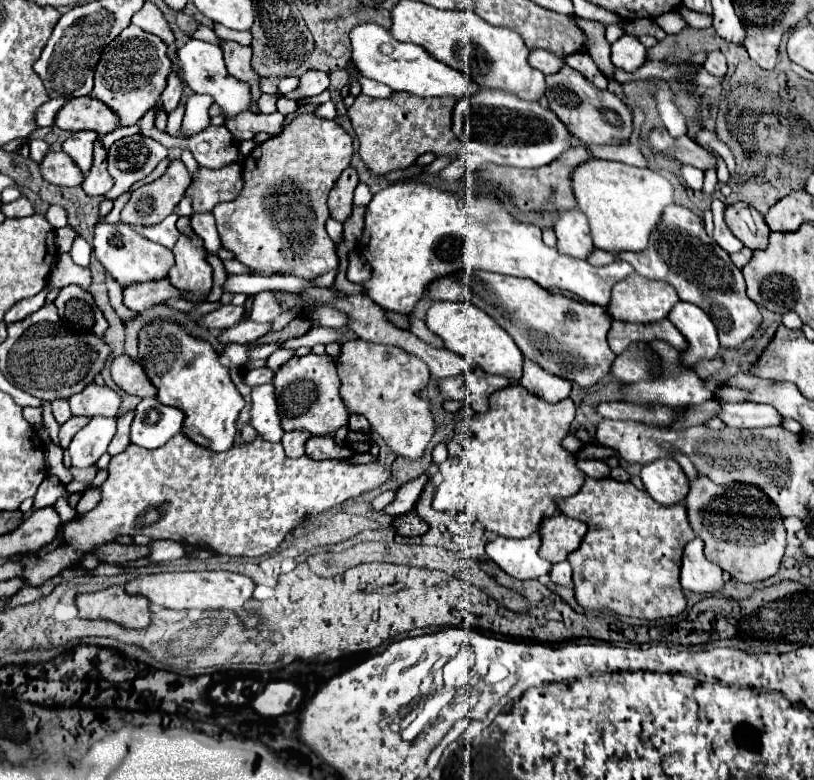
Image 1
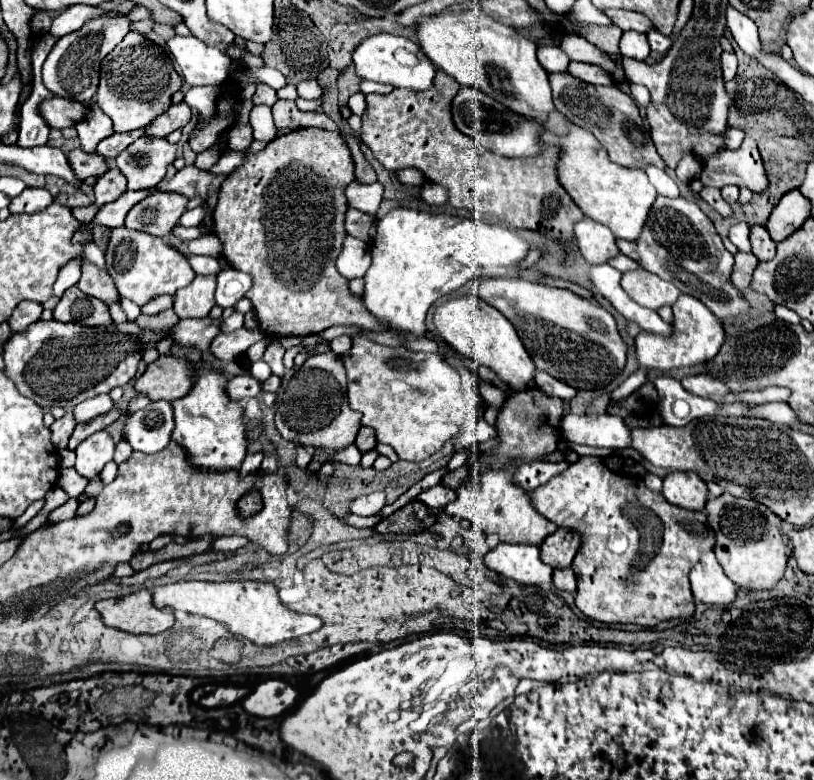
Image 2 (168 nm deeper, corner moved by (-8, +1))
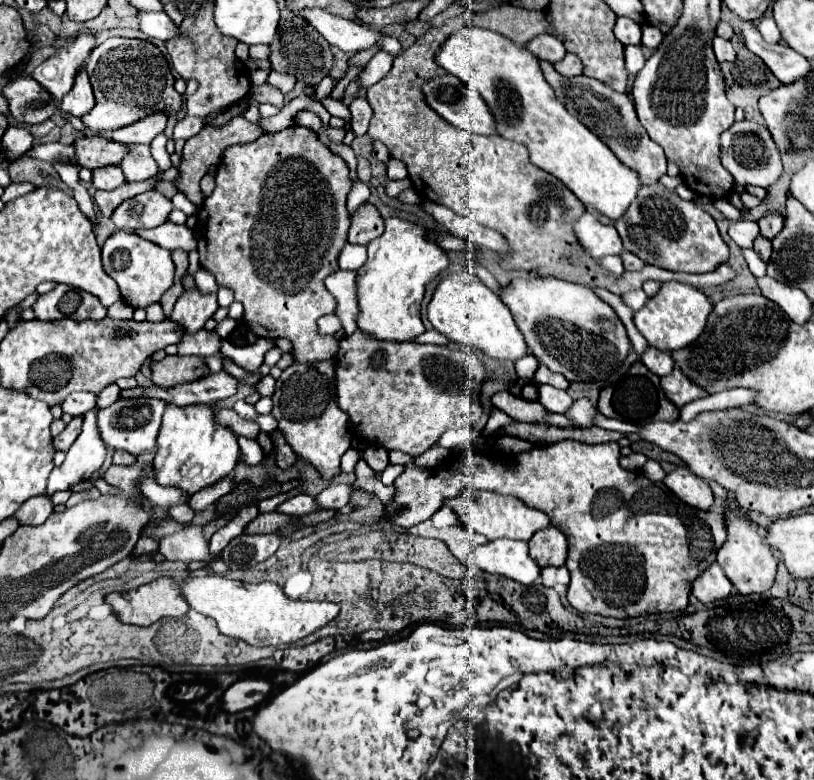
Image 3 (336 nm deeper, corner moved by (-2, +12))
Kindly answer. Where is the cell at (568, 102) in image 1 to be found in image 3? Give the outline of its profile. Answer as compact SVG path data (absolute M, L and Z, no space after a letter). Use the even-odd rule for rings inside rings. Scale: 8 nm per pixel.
M543 60L539 64L545 74L545 80L555 90L555 96L559 98L559 102L583 126L587 126L595 136L599 136L625 166L637 170L643 184L655 184L659 176L667 174L667 158L663 154L663 148L647 136L645 128L637 120L633 100L625 92L615 92L611 86L605 86L601 80L591 80L589 76L583 76L583 74L573 76L573 78L563 76L555 72L553 64L543 62Z

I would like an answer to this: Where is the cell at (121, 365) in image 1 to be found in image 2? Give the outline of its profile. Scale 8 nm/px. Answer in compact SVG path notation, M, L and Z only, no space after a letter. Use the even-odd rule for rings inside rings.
M159 357L135 381L135 389L151 401L175 401L189 393L195 379L193 363L177 357Z

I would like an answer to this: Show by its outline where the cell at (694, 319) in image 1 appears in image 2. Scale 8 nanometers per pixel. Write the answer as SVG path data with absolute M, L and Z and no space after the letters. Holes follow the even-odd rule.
M679 295L679 299L673 303L673 325L671 327L673 327L673 333L669 337L653 335L647 331L641 331L635 337L637 341L635 353L637 353L639 365L665 373L675 367L691 367L691 365L707 363L717 355L725 339L721 321L697 297L689 297L689 295Z

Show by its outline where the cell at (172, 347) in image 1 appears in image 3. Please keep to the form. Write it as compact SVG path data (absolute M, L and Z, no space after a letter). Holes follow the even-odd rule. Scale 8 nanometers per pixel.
M167 404L161 432L157 436L157 454L153 462L155 480L159 484L183 488L189 496L193 496L201 488L211 486L217 480L231 474L237 460L239 460L237 436L215 420L213 406L191 404L187 408L175 408L173 404Z

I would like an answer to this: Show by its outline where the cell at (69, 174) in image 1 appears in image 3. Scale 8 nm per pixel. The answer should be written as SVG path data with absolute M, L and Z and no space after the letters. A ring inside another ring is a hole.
M103 136L77 138L73 142L73 148L75 148L77 164L89 170L109 166L109 164L119 164L127 154L127 148L123 144L107 140Z

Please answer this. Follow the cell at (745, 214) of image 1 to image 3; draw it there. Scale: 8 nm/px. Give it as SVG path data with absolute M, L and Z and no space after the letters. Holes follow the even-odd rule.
M757 236L757 238L755 238L755 244L753 244L753 250L757 252L757 256L759 256L763 262L767 262L769 256L771 256L771 242L769 242L767 238L763 238L763 236Z

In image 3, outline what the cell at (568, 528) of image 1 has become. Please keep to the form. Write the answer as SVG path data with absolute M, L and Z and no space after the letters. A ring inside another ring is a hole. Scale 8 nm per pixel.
M547 526L529 540L529 554L541 566L563 566L567 558L567 540L555 526Z

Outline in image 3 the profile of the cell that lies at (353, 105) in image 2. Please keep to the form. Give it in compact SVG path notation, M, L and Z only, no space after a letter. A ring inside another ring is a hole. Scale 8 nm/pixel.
M357 96L351 100L351 130L355 132L355 136L363 136L367 132L367 126L369 126L369 120L371 120L371 106L365 98Z

